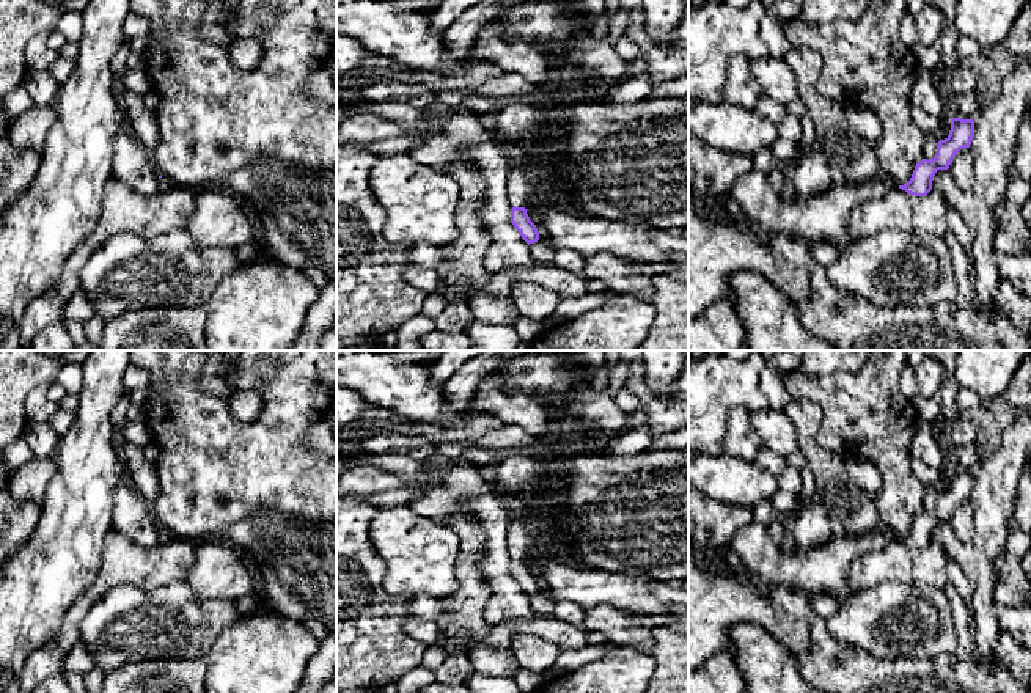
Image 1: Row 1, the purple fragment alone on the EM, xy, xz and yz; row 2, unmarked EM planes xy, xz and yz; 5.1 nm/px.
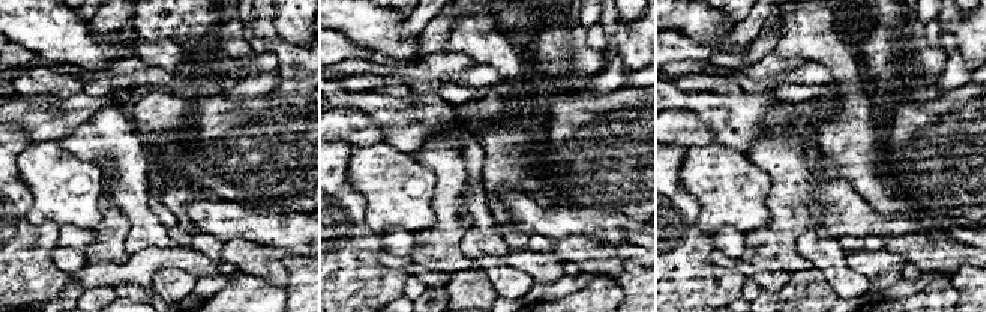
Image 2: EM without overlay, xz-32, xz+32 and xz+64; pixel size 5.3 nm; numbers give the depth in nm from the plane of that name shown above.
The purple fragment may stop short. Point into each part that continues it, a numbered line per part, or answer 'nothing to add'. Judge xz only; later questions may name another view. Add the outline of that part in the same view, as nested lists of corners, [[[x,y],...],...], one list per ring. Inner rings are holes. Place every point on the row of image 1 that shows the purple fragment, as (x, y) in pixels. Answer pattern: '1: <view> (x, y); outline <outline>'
1: xz (525, 183); outline [[[550,127],[549,138],[538,138],[534,143],[509,145],[504,154],[509,160],[509,178],[506,189],[512,207],[525,207],[528,201],[552,201],[564,206],[561,195],[555,193],[542,179],[542,168],[555,149],[555,127]]]

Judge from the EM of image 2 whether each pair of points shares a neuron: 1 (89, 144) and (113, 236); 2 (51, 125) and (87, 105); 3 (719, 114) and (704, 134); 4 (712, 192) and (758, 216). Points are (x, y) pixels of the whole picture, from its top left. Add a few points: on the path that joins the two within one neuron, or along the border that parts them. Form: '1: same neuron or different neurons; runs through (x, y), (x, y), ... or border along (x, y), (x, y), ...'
1: different neurons; border along (99, 161), (113, 170), (110, 201), (129, 222)
2: same neuron; runs through (60, 119), (78, 108)
3: different neurons; border along (680, 108), (692, 111), (712, 132), (715, 141)
4: same neuron; runs through (724, 192), (730, 192), (746, 209)

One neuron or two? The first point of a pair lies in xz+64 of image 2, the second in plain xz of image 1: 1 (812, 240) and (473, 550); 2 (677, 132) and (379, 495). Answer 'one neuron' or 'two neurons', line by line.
1: two neurons
2: one neuron

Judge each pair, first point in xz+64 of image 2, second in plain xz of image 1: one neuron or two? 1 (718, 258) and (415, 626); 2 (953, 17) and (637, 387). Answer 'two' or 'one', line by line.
1: one
2: one

